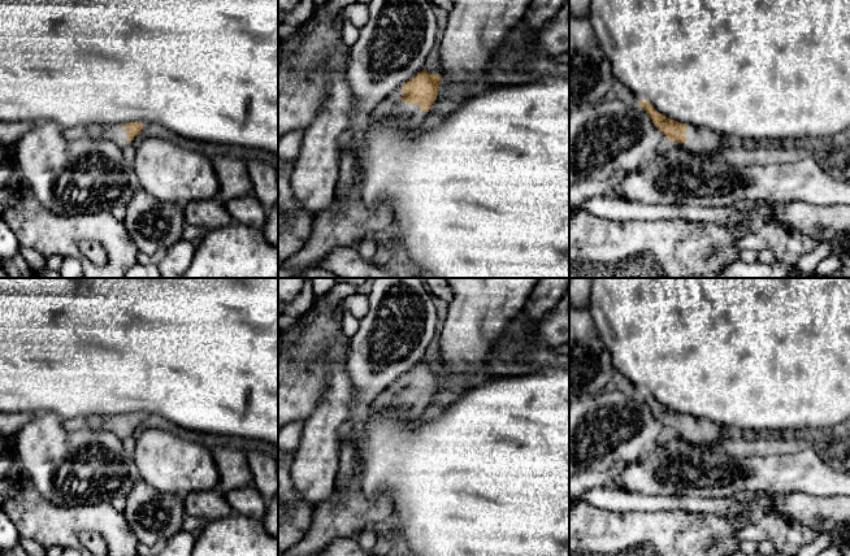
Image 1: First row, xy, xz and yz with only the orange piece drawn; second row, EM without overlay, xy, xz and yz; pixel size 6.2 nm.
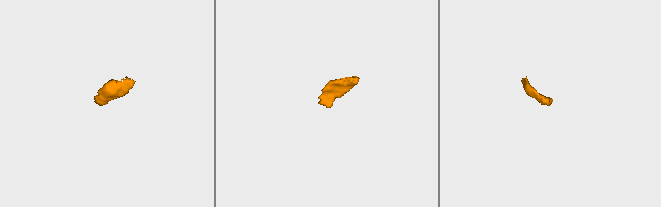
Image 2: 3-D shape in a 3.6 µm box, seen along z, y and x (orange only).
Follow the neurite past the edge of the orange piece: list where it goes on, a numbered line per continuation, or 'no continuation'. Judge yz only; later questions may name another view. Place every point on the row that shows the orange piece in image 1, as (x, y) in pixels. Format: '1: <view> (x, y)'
1: yz (698, 139)

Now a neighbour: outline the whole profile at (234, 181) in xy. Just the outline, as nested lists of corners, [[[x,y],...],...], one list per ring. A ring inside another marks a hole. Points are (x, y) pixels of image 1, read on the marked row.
[[[220,155],[212,160],[212,166],[220,184],[218,199],[222,203],[253,192],[252,181],[244,161]]]

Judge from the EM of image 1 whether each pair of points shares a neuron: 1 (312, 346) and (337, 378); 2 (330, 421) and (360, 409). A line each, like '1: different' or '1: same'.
1: different
2: different

